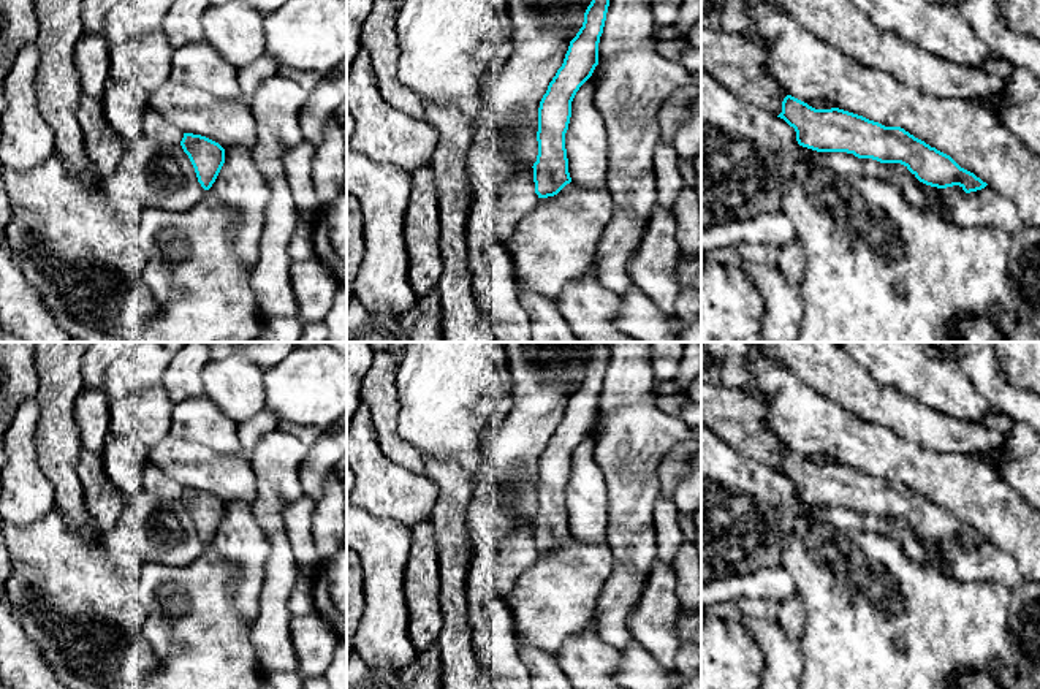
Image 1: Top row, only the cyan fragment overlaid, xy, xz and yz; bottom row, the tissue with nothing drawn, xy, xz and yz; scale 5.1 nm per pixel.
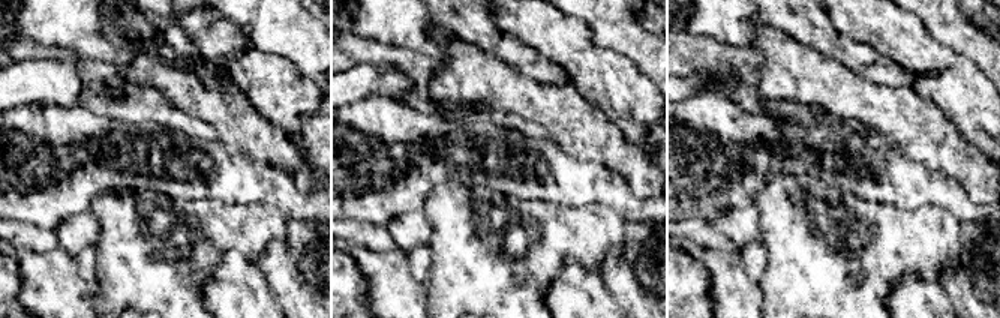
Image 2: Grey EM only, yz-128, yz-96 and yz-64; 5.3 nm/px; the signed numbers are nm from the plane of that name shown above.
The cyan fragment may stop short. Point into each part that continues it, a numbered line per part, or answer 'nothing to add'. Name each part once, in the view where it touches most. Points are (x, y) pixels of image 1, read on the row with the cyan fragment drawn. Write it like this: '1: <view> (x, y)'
nothing to add

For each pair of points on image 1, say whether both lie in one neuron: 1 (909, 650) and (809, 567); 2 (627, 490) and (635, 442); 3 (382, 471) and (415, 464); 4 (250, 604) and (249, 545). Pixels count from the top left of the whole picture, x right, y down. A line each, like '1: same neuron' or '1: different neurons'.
1: same neuron
2: same neuron
3: different neurons
4: same neuron

